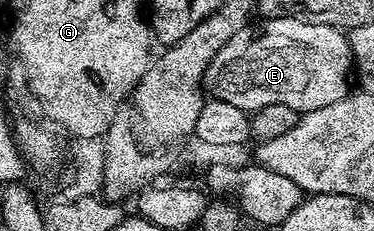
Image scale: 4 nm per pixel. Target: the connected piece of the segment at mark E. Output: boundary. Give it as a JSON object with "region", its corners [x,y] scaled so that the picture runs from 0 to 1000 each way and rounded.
{"region":[[[717,74],[663,100],[580,221],[580,238],[570,238],[543,329],[543,377],[564,420],[591,429],[591,446],[623,446],[623,463],[663,489],[743,446],[781,463],[807,498],[880,463],[928,416],[928,342],[936,346],[941,290],[939,208],[914,130],[888,108],[837,104],[799,74]]]}

